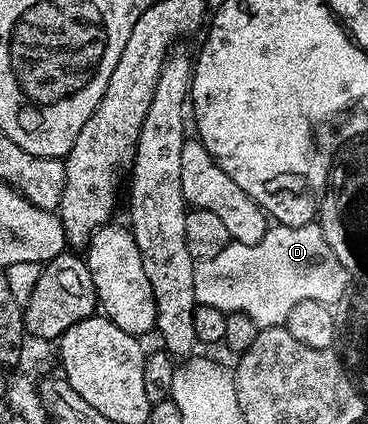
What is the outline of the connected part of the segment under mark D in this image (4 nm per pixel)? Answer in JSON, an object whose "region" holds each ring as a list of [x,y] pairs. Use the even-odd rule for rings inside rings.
{"region":[[[320,223],[304,224],[298,228],[277,224],[266,227],[265,235],[256,244],[230,242],[211,258],[200,261],[193,269],[193,289],[198,304],[206,304],[226,314],[245,316],[258,329],[275,328],[284,325],[291,310],[307,300],[336,305],[351,279],[350,273],[345,273],[345,268],[346,265],[330,251]]]}

